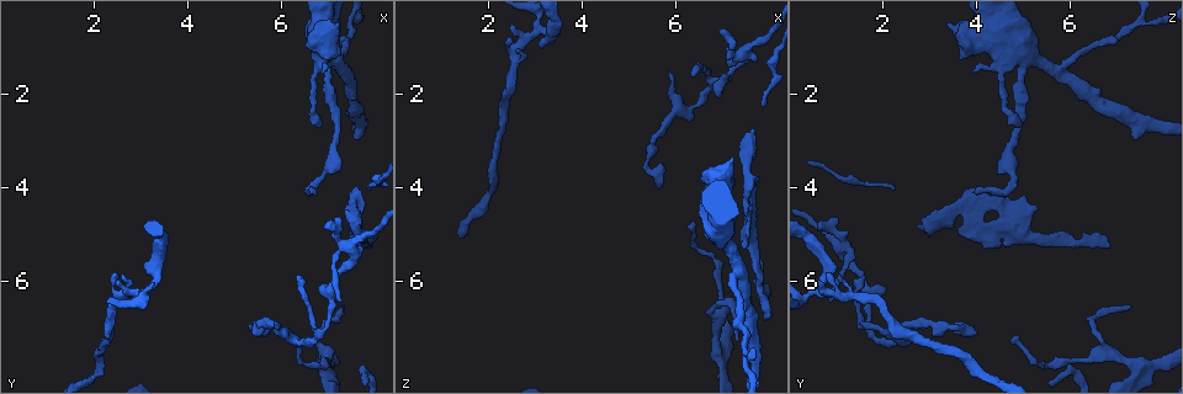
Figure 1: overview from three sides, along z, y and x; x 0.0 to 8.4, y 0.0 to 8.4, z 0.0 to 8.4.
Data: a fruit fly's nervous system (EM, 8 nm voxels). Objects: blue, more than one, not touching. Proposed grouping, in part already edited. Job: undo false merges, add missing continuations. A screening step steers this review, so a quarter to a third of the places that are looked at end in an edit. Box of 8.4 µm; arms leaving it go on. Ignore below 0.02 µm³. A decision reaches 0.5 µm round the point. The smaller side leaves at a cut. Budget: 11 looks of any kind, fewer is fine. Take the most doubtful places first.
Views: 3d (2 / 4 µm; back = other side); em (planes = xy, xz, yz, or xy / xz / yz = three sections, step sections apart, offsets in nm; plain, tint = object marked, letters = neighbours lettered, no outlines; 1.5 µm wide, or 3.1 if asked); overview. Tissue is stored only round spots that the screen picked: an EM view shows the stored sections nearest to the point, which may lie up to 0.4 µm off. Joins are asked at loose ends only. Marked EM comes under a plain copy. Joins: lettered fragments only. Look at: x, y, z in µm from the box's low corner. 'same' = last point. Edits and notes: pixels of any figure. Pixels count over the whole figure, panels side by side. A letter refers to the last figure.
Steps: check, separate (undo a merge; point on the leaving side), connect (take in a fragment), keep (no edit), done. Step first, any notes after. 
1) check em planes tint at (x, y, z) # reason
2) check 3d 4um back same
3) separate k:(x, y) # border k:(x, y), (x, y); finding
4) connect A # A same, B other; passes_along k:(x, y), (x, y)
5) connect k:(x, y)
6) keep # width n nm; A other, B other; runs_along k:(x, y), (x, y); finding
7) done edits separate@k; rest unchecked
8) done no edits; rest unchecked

check em xy step 4 tint at (7.35, 6.55, 7.30)

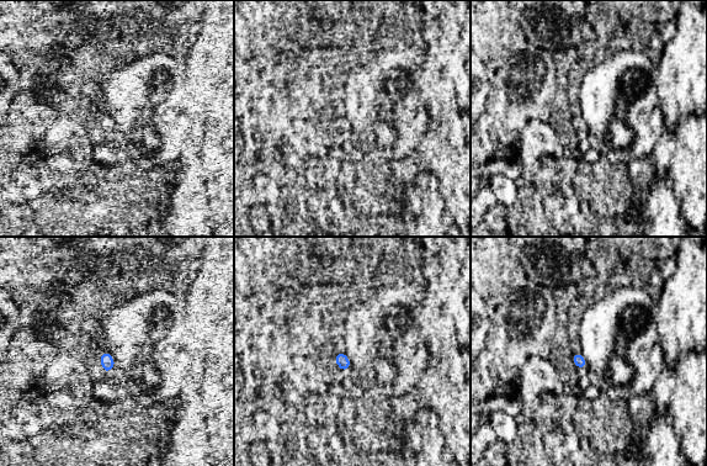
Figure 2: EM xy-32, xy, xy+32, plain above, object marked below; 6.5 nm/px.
check em planes letters same # cut it another way

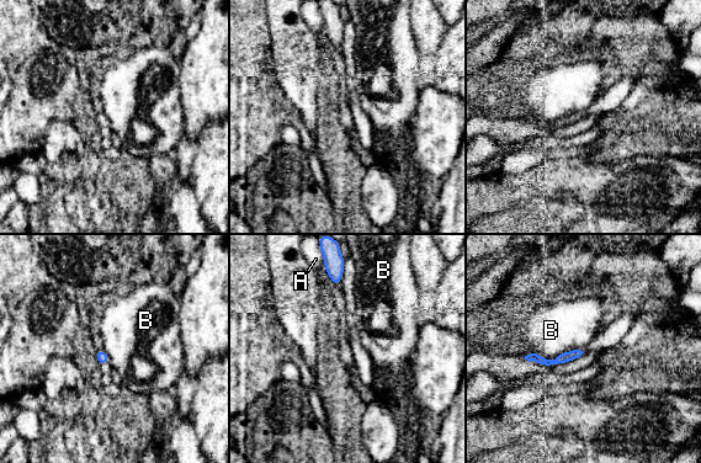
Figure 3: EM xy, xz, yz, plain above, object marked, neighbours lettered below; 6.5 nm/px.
keep # A other, B other; runs_along 3:(578, 352), (556, 361), (529, 357); none of them fits

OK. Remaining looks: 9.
check 3d 4um at (7.05, 4.75, 0.65) # free end

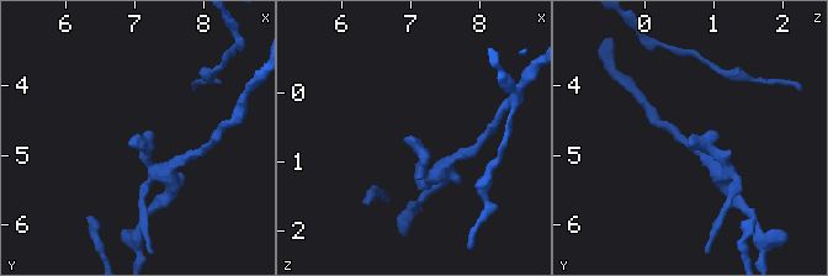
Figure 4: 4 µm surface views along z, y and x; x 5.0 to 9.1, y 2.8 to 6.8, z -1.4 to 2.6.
check em yz step 4 letters at (7.00, 4.75, 0.60)

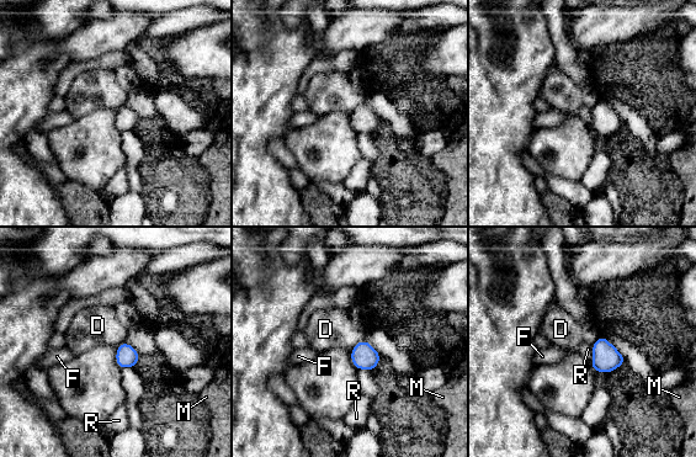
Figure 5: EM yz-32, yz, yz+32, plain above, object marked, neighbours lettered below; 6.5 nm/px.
keep # longest_contact R 180 nm; D other, F other, M other, R other; no lettered fragment goes on from it

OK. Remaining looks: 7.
check 3d 2um at (3.10, 6.20, 0.65) # branch point

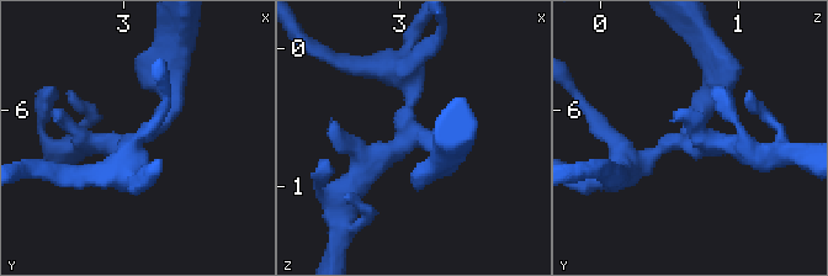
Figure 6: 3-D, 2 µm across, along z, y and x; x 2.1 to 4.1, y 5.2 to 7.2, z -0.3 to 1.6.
check em xy step 8 tint at (3.04, 6.20, 0.64)

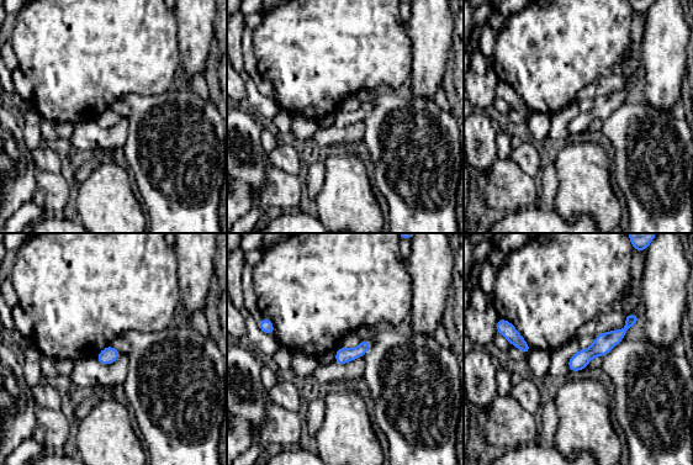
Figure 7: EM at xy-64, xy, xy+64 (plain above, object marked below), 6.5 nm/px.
check em planes letters same

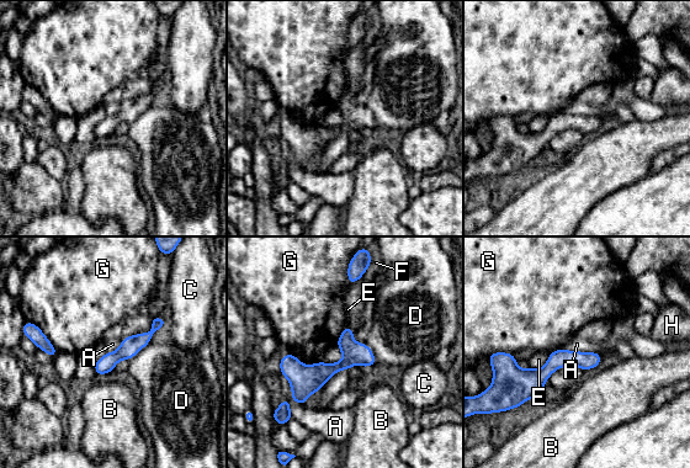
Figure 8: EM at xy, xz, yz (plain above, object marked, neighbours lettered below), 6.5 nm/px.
keep # width 120 nm; A other, B other, C other, D other, E other, F other, G other, H other; all the same neuron

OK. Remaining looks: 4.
check 3d 4um at (7.50, 4.55, 3.60) # calibre changes

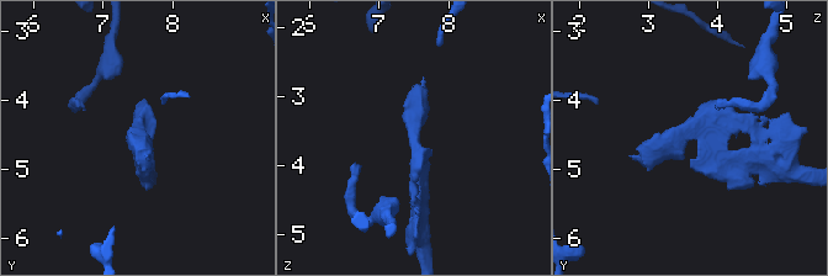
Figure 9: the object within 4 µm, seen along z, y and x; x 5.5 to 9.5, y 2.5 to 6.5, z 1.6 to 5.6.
check em planes tint at (7.50, 4.50, 3.65)

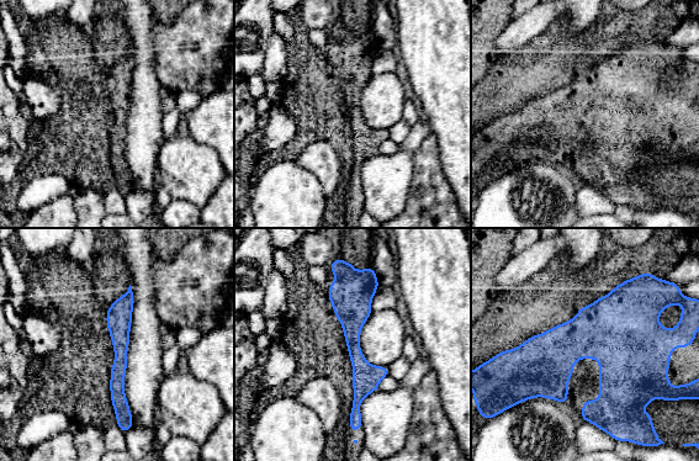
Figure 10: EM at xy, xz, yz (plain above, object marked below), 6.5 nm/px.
check em planes letters same

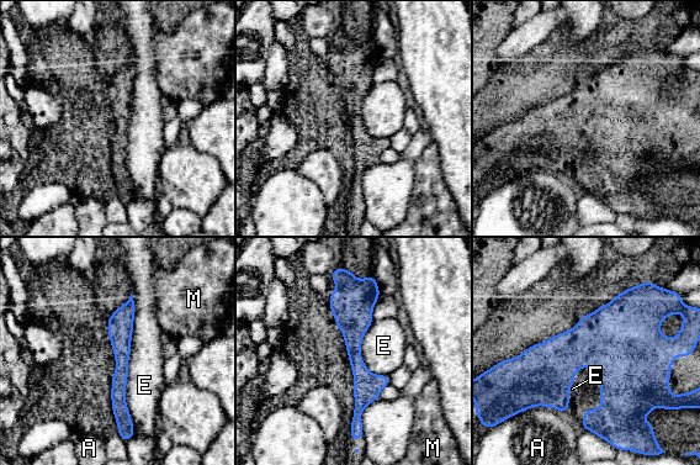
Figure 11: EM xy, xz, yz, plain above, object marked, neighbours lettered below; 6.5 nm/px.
keep # A other, E other, M other; runs_along 11:(348, 281), (361, 374), (360, 429); continuous, no second neuron

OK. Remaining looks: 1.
done no edits; rest unchecked

